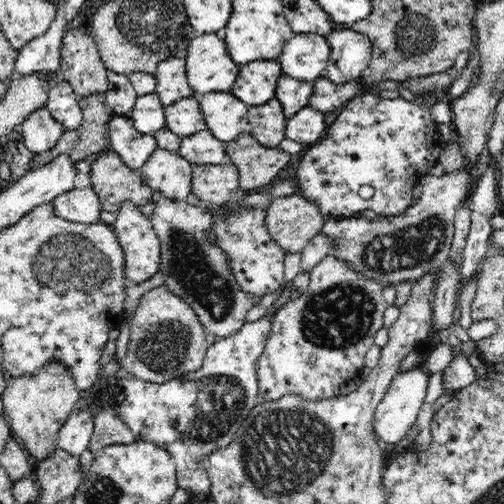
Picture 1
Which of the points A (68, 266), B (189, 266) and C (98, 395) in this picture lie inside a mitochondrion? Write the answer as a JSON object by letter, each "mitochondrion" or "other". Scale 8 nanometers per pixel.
{"A":"mitochondrion","B":"mitochondrion","C":"other"}

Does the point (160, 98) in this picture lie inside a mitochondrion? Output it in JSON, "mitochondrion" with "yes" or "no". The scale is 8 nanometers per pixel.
{"mitochondrion":"no"}

